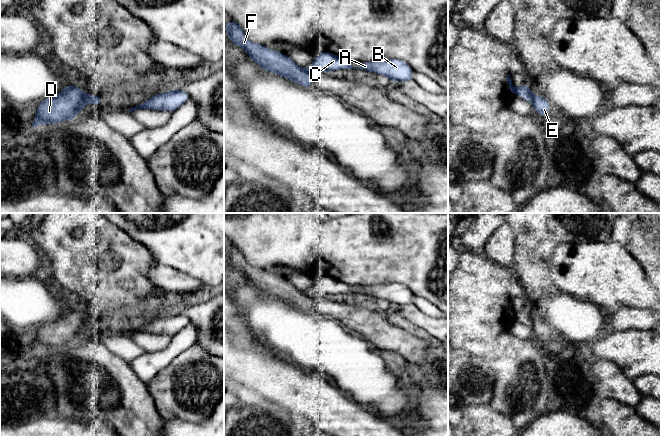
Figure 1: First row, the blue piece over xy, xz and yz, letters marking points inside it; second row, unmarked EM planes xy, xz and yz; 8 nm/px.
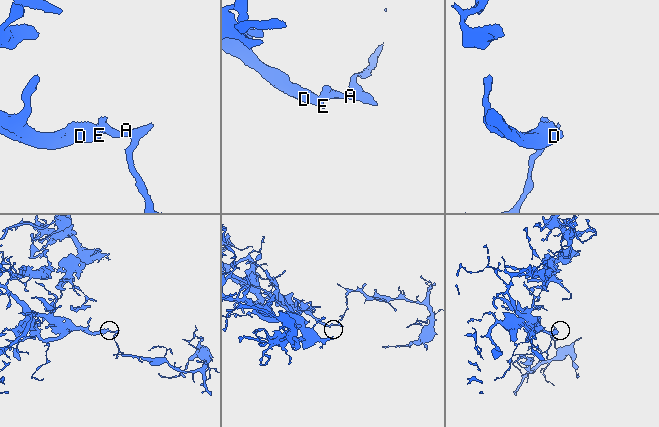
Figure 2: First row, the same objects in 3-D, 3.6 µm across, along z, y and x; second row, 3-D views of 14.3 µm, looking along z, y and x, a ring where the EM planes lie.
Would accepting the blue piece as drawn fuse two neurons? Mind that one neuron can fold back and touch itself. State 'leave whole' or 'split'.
split

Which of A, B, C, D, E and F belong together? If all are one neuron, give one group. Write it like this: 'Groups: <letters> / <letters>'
Groups: A B C / D E F

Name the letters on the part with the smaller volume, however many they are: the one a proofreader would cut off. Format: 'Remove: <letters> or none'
Remove: A, B, C

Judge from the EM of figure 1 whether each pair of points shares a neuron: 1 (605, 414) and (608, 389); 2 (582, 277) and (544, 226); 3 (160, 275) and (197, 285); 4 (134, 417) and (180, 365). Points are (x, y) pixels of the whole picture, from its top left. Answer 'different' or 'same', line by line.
1: different
2: different
3: same
4: different

